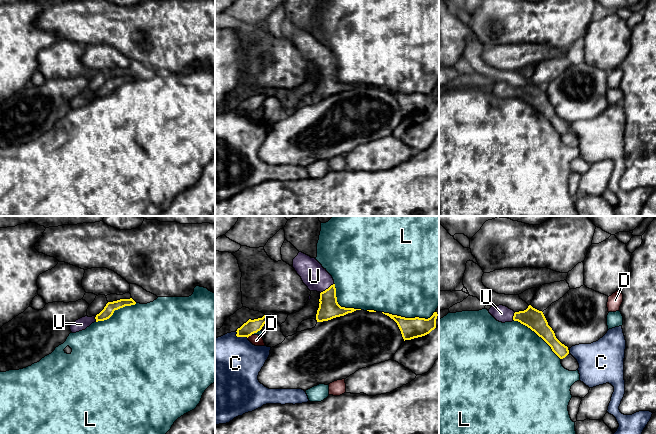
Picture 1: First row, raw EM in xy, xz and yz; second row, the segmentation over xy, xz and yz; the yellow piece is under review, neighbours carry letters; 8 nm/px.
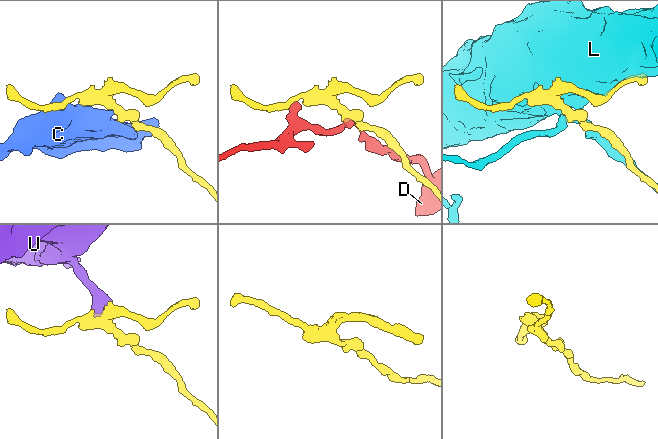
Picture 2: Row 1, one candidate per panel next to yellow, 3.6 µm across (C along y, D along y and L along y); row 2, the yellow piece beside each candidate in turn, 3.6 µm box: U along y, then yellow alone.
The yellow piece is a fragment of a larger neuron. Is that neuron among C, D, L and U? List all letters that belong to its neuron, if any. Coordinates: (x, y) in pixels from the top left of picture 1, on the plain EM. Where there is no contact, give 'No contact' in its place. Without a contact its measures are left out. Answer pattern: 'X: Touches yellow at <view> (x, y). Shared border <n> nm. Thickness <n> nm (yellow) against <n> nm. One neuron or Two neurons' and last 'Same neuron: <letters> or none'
C: Touches yellow at xz (240, 112). Shared border 120 nm. Thickness 110 nm (yellow) against 480 nm. Two neurons
D: Touches yellow at xz (249, 111). Shared border 50 nm. Thickness 110 nm (yellow) against 90 nm. Two neurons
L: Touches yellow at xz (408, 94). Shared border 420 nm. Thickness 170 nm (yellow) against 480 nm. Two neurons
U: Touches yellow at xz (326, 65). Shared border 140 nm. Thickness 160 nm (yellow) against 200 nm. One neuron
Same neuron: U

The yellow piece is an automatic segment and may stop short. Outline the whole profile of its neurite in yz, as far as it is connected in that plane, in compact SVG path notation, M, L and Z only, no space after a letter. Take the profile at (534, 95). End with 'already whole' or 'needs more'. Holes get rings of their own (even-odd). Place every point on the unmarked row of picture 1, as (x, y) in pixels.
M531 81L524 87L514 88L506 82L492 82L489 89L499 98L518 97L534 107L552 125L552 127L563 135L569 130L568 123L562 120L555 112L554 107L542 87L533 84Z; needs more

